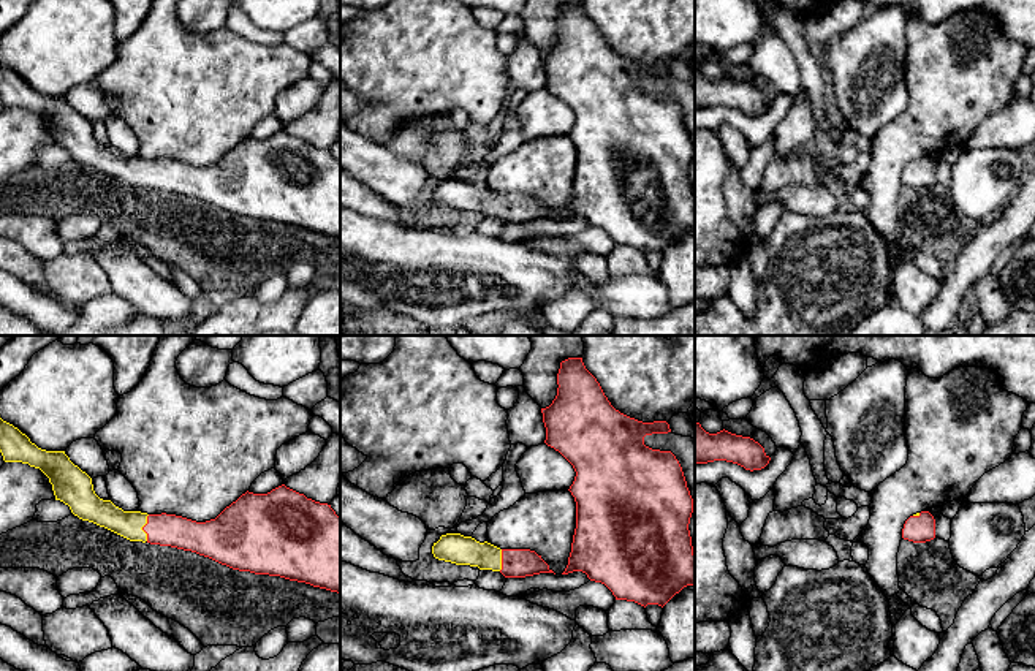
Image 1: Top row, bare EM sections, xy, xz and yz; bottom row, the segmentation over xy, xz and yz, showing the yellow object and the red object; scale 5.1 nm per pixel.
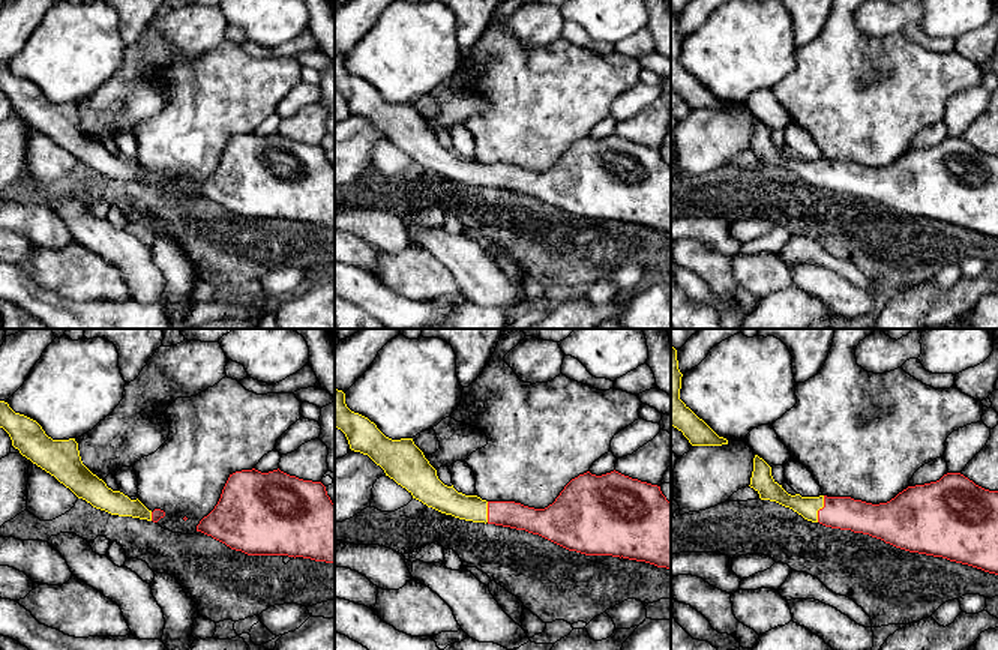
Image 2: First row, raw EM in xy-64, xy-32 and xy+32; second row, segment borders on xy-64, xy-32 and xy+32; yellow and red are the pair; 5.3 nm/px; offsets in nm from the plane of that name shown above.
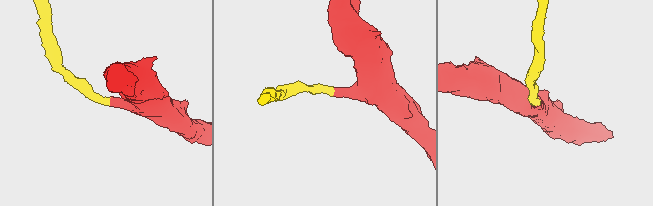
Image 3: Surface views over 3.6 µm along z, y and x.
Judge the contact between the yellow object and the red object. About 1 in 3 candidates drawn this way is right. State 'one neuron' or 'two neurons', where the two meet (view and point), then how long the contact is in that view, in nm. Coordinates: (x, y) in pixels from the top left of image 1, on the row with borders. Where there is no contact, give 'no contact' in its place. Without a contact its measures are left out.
one neuron; contact xy (143, 526); length 140 nm

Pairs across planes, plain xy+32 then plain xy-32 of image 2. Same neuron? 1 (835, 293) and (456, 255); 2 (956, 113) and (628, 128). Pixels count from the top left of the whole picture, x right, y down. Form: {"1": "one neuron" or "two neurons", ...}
{"1": "one neuron", "2": "two neurons"}

